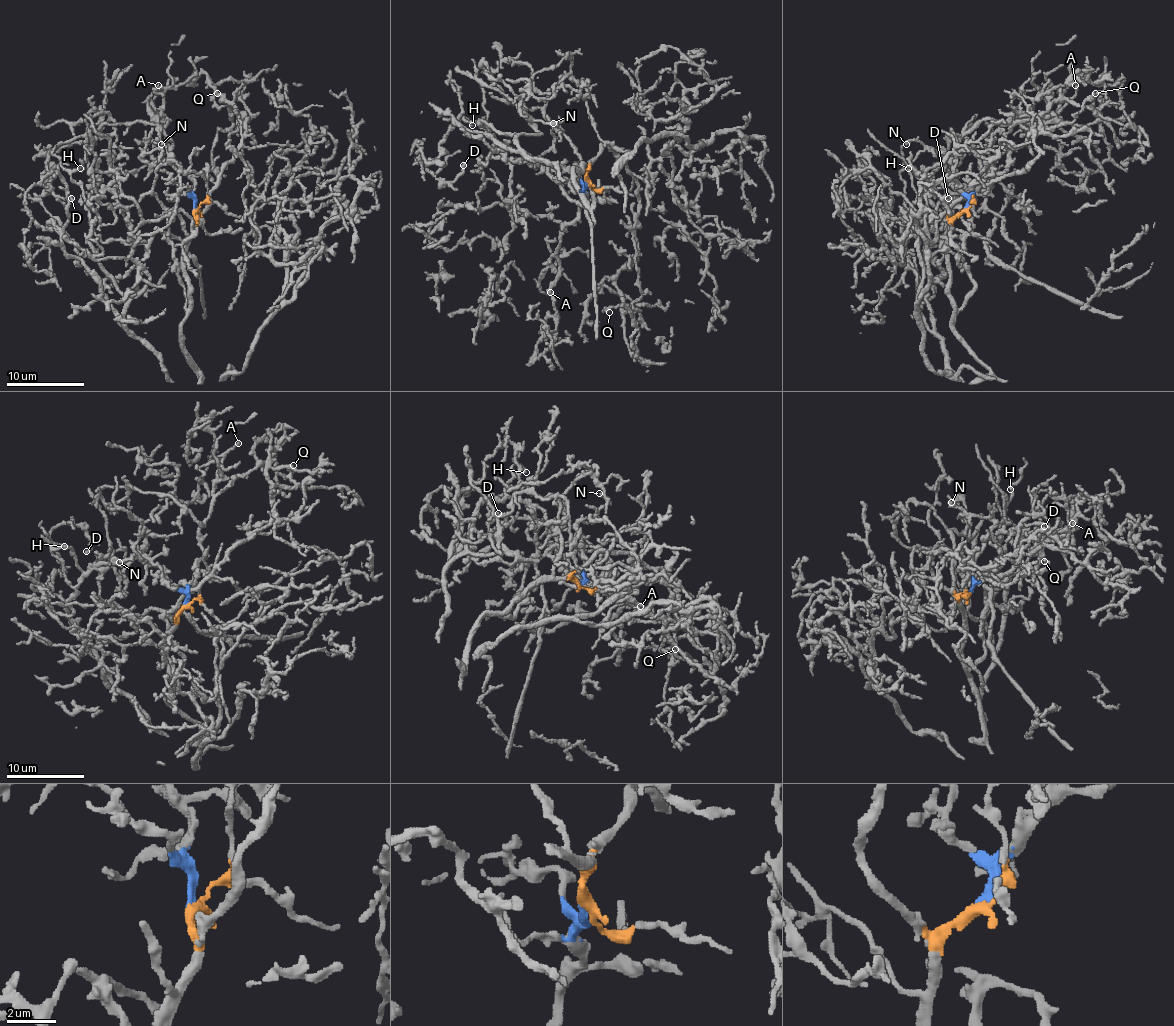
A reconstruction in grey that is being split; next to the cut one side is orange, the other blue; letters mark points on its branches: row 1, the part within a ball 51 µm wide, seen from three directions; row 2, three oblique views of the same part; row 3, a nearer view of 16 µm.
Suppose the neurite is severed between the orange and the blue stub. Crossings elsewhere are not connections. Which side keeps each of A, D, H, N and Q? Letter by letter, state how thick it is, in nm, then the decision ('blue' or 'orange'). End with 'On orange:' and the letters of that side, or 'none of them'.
A: calibre 200 nm; blue
D: calibre 200 nm; orange
H: calibre 110 nm; orange
N: calibre 240 nm; blue
Q: calibre 190 nm; orange
On orange: D, H, Q

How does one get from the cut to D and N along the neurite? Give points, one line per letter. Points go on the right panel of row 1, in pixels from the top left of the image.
D: (965, 209), (959, 309), (959, 231), (926, 295), (906, 252), (965, 192), (947, 198)
N: (965, 209), (967, 199), (953, 186), (955, 172), (947, 158), (918, 141), (906, 145)

